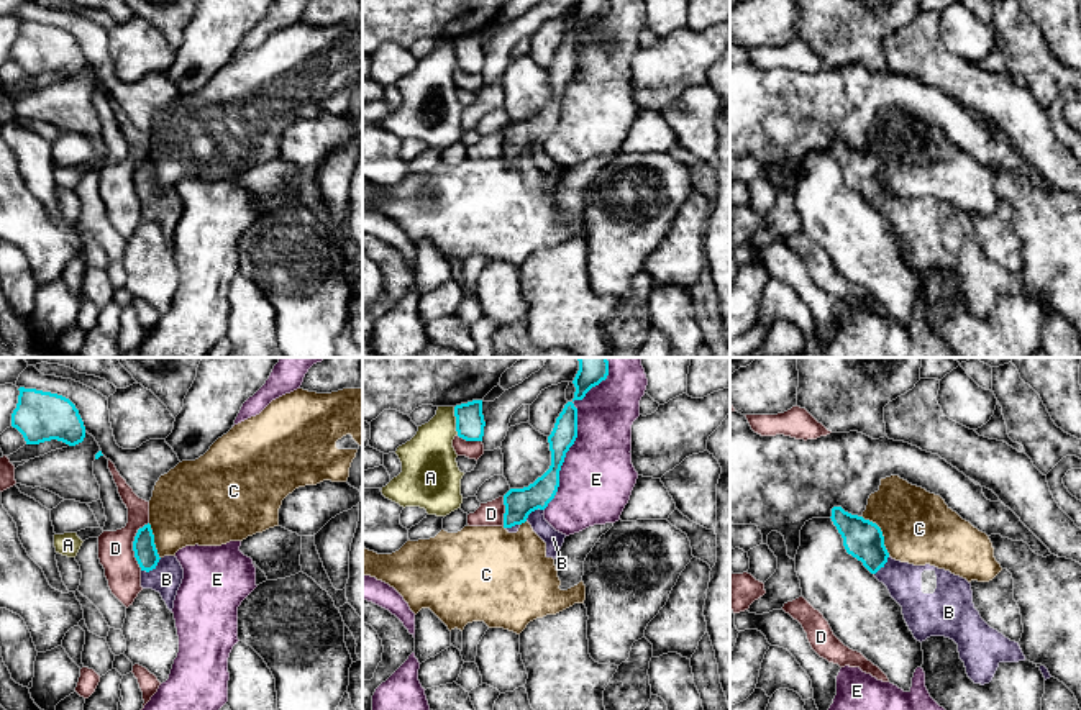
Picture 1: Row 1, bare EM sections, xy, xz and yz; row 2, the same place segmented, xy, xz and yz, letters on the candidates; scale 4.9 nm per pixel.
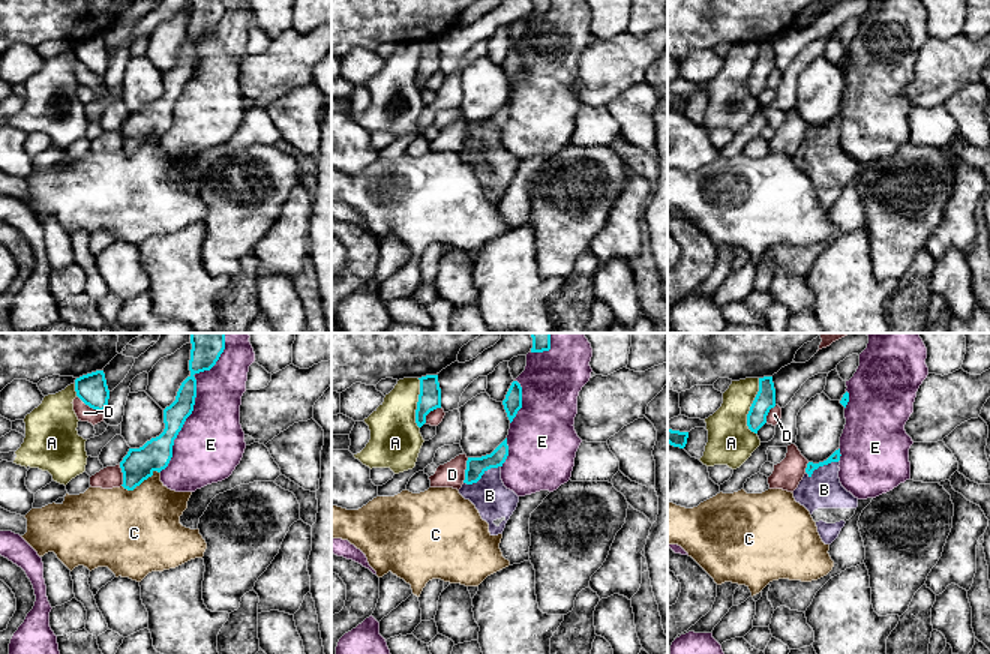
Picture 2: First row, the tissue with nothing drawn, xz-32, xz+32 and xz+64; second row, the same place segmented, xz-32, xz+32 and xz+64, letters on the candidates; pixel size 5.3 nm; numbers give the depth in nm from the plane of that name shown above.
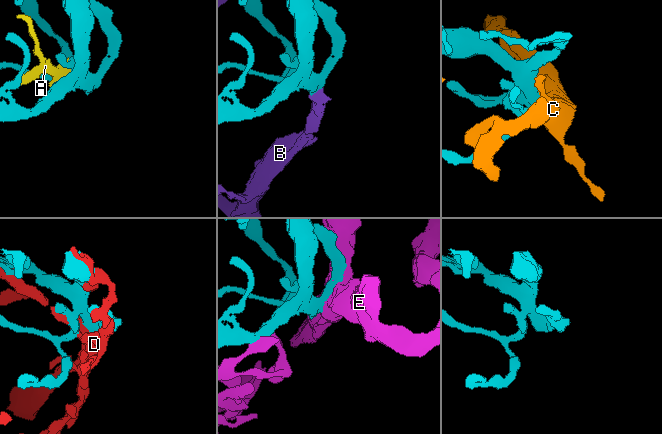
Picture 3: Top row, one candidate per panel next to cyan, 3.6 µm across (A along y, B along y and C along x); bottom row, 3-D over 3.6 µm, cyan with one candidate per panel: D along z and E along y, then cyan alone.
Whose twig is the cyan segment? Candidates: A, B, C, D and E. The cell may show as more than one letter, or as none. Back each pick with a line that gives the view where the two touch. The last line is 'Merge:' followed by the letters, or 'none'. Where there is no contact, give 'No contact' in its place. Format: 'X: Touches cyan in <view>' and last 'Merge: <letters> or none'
B: Touches cyan in xy
Merge: B

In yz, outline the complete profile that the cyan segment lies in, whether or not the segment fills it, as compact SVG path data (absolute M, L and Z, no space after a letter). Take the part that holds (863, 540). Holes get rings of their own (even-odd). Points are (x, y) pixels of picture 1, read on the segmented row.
M833 507L830 518L846 553L861 561L902 607L914 638L920 643L930 636L953 639L974 684L989 684L1001 662L1025 661L1019 643L981 618L966 579L930 564L914 566L892 559L881 528L842 507Z

